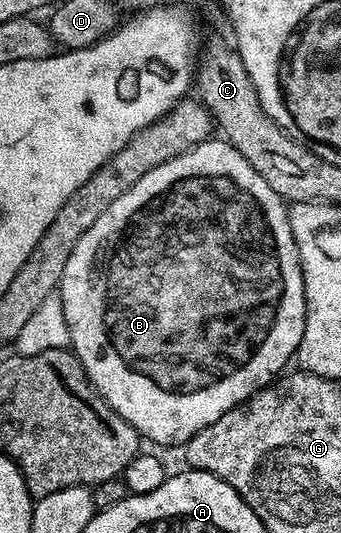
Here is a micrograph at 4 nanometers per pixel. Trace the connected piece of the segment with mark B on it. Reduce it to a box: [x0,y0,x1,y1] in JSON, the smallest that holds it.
[56,137,306,447]

